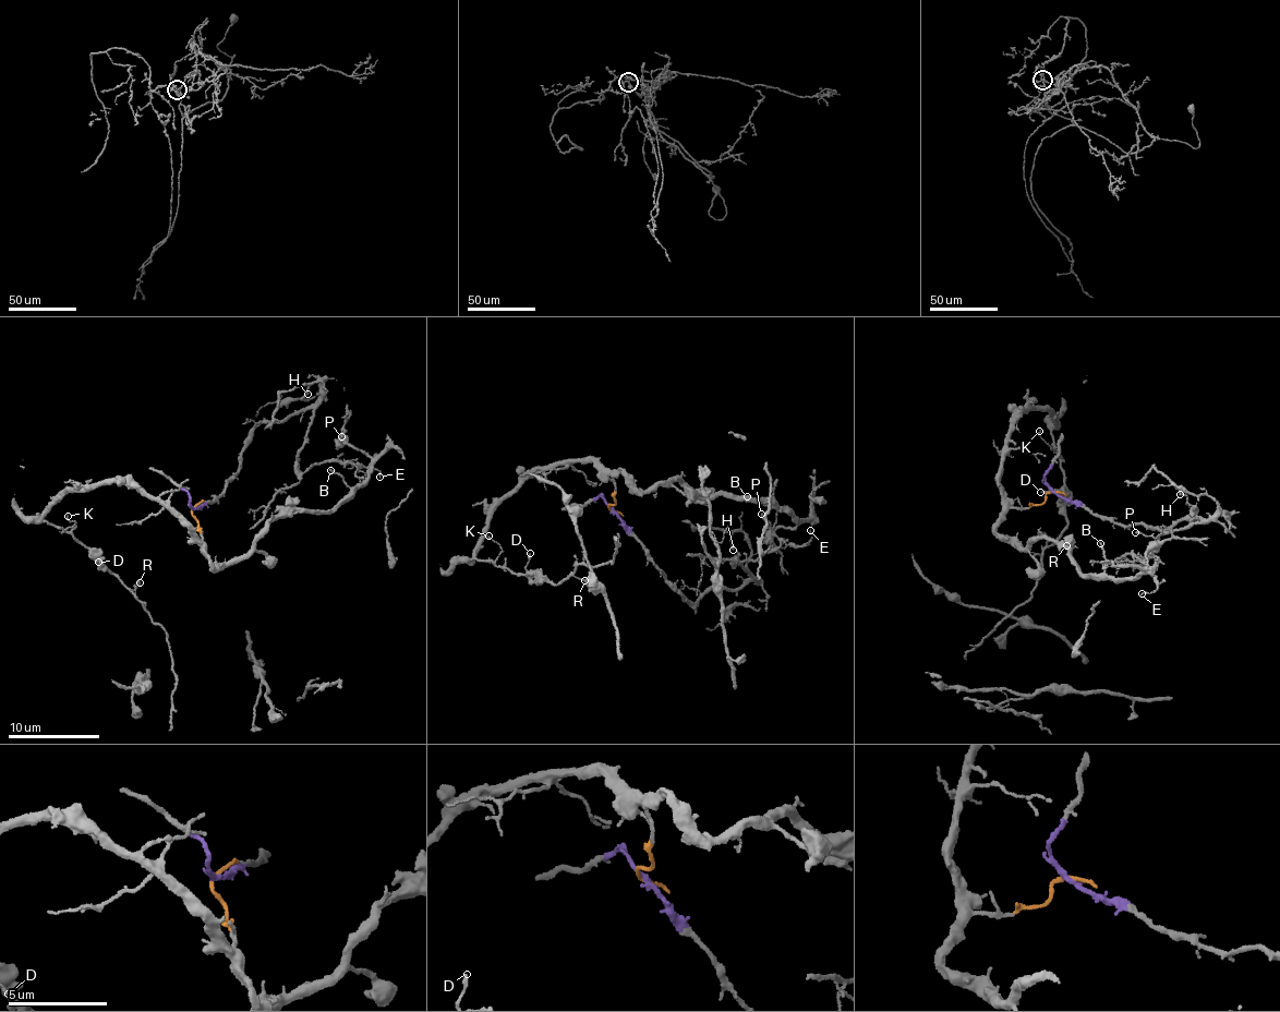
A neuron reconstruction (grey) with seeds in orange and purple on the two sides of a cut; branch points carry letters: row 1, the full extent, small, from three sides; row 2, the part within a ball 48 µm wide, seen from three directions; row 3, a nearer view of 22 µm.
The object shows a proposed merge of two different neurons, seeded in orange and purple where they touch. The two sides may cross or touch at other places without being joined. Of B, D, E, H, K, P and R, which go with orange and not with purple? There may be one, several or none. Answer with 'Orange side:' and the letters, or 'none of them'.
Orange side: B, D, K, P, R

